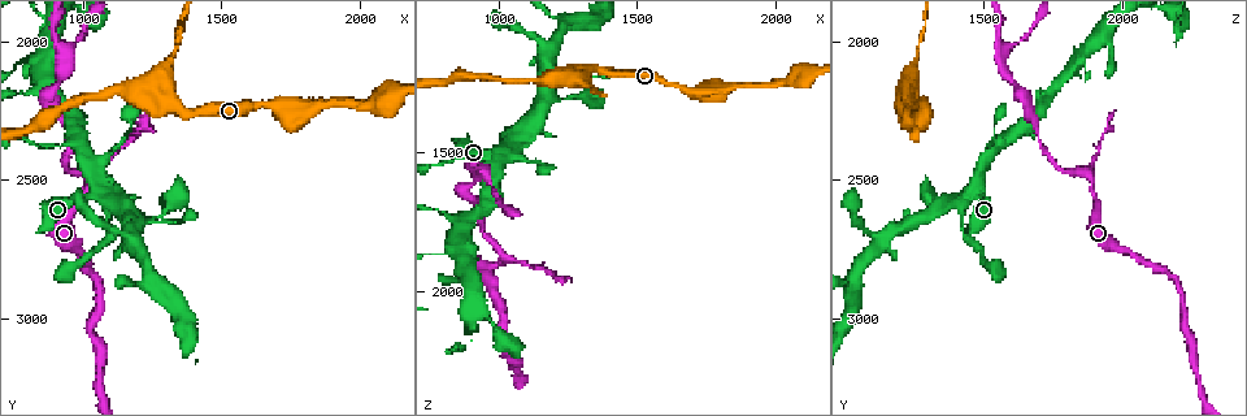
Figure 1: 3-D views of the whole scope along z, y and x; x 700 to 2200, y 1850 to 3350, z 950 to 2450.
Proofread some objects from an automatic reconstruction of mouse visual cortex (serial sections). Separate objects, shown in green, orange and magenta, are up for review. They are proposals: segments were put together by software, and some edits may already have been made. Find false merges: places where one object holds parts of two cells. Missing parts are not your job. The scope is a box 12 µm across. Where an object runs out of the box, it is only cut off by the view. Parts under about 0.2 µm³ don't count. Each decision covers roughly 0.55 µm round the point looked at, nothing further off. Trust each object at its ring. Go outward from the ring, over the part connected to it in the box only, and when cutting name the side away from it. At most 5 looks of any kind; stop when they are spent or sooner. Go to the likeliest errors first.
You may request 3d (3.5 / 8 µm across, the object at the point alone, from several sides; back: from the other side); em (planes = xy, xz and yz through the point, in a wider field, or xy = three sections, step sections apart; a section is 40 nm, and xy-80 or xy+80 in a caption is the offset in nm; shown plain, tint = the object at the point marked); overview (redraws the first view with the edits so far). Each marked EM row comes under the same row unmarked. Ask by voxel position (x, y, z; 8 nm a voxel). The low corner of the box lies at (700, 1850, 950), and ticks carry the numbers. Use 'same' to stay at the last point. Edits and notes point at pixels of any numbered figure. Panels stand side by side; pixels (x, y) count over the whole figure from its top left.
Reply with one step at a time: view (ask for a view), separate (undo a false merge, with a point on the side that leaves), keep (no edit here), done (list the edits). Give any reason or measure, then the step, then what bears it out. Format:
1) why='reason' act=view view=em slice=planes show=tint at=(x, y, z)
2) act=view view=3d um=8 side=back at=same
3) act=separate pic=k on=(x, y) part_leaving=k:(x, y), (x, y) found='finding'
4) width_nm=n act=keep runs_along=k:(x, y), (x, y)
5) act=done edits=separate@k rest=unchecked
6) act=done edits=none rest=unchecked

why='abrupt turn' act=view view=3d um=3.5 at=(1030, 2520, 1890)

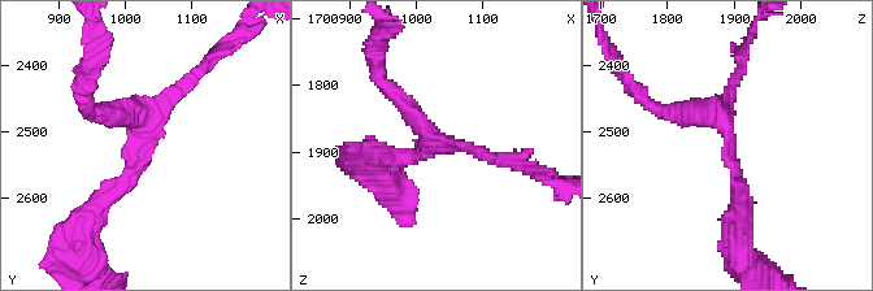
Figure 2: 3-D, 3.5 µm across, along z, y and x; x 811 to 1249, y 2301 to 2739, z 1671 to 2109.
why='now the EM' act=view view=em slice=xy step=1 show=tint at=(1015, 2520, 1895)

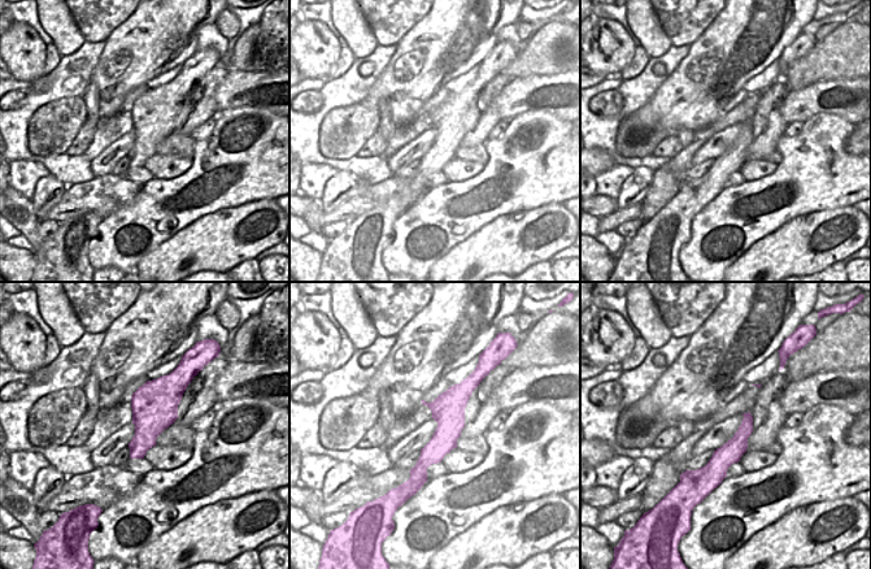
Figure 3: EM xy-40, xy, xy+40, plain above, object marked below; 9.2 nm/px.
act=keep runs_along=2:(735, 212), (725, 129), (672, 112) found='continuous, no second cell'

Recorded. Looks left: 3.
why='three arms meet' act=view view=3d um=8 at=(940, 2050, 1570)

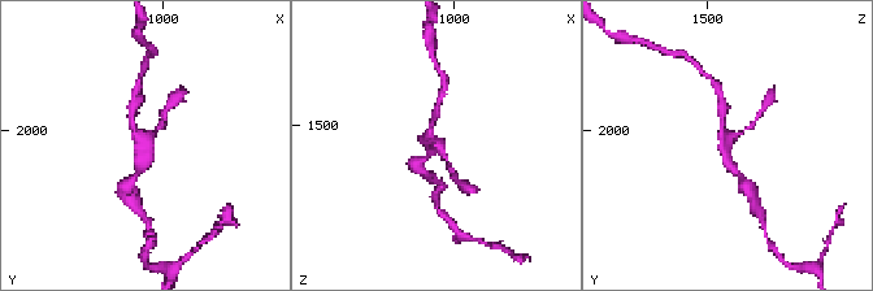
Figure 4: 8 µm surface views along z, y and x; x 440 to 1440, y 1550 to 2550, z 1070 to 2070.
act=view view=em slice=planes show=tint at=(940, 2040, 1570)

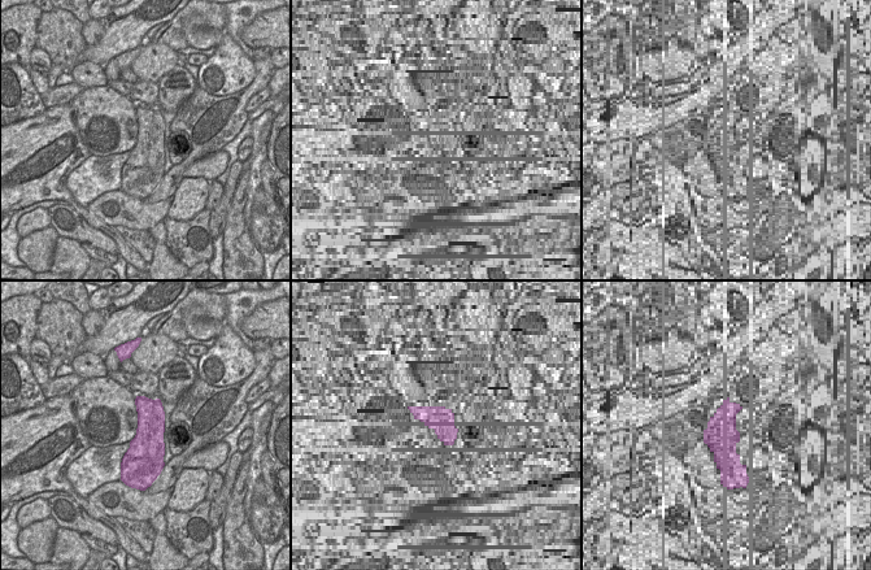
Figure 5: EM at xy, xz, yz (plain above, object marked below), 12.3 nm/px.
arm_widths_nm=150,200,250 act=keep runs_along=4:(738, 176), (726, 156), (724, 112) found='continuous, no second cell'

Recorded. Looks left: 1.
act=done edits=none rest=unchecked

